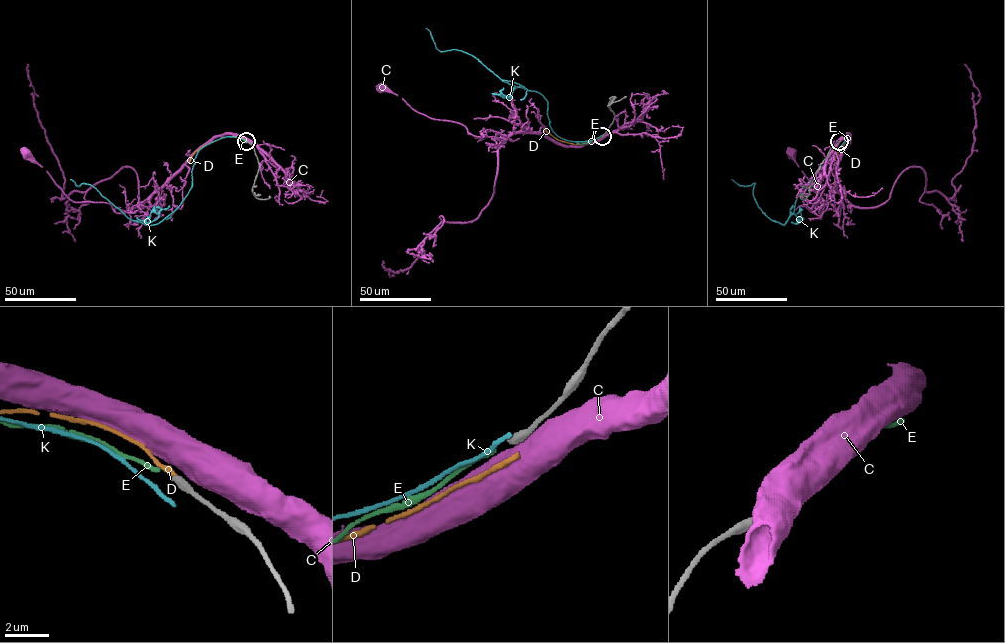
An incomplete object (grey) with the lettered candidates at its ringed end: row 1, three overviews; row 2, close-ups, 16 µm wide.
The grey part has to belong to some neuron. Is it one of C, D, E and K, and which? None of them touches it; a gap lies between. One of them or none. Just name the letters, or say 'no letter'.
E

